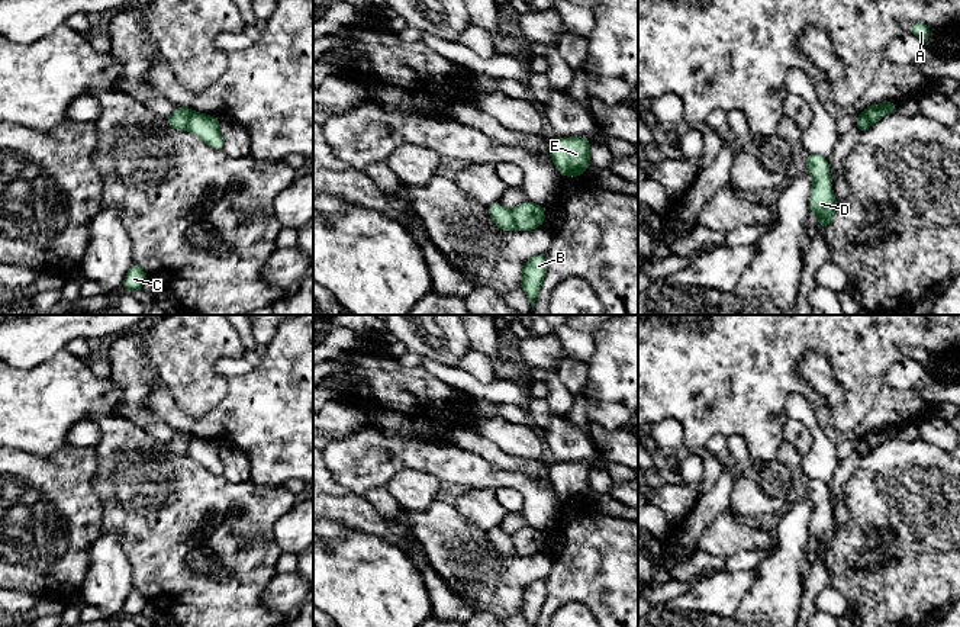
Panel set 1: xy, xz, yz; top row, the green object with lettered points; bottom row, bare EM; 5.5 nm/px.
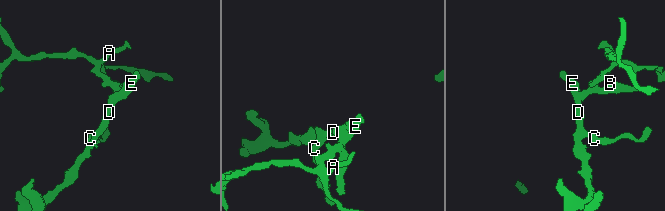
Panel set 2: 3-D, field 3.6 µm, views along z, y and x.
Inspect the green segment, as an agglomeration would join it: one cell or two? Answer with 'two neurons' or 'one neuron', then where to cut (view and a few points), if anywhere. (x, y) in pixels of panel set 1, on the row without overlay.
two neurons | xz (511, 536), (516, 553)

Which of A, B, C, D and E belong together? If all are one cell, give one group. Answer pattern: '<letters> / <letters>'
A / B C D E

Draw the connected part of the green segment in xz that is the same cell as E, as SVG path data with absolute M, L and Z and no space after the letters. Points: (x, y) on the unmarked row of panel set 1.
M584 462L555 463L548 466L548 478L558 498L574 504L590 491L590 470Z

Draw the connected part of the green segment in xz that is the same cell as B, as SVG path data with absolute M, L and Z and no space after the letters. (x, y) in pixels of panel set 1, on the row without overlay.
M535 579L522 592L522 614L529 627L535 627L541 608L547 598L544 579Z

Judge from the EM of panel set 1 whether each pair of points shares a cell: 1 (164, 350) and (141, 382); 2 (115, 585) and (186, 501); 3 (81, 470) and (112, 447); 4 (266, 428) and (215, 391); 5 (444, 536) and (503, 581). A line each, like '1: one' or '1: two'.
1: two
2: two
3: two
4: two
5: one

